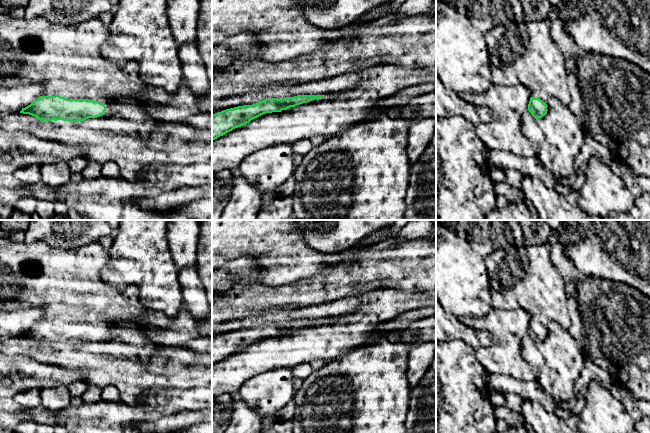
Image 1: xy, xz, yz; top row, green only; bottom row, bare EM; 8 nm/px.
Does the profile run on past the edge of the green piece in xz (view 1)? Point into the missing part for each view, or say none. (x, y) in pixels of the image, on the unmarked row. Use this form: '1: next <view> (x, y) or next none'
1: next none

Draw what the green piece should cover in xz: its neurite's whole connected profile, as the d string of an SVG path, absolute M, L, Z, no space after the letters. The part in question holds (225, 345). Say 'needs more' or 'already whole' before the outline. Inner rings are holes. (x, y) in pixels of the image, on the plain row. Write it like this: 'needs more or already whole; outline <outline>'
already whole; outline M297 319L282 323L271 322L256 328L238 330L212 339L212 365L235 352L246 349L251 344L272 336L281 336L290 331L320 323L325 319Z

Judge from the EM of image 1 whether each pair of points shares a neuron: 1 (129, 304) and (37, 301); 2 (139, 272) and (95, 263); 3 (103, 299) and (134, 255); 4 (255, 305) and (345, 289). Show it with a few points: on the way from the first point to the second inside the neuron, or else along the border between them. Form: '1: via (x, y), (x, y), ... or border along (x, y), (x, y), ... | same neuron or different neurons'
1: via (106, 301), (97, 298), (60, 298) | same neuron
2: border along (109, 251), (100, 277), (114, 287) | different neurons
3: border along (99, 270), (99, 276), (104, 281), (122, 292) | different neurons
4: via (277, 297), (289, 297), (305, 292), (323, 292) | same neuron

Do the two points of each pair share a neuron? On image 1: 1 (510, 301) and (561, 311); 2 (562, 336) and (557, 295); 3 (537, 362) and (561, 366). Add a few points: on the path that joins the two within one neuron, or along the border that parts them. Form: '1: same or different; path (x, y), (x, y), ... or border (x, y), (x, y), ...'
1: same; path (523, 299), (548, 300)
2: different; border (551, 320), (557, 321), (567, 329)
3: same; path (543, 367), (555, 366)

